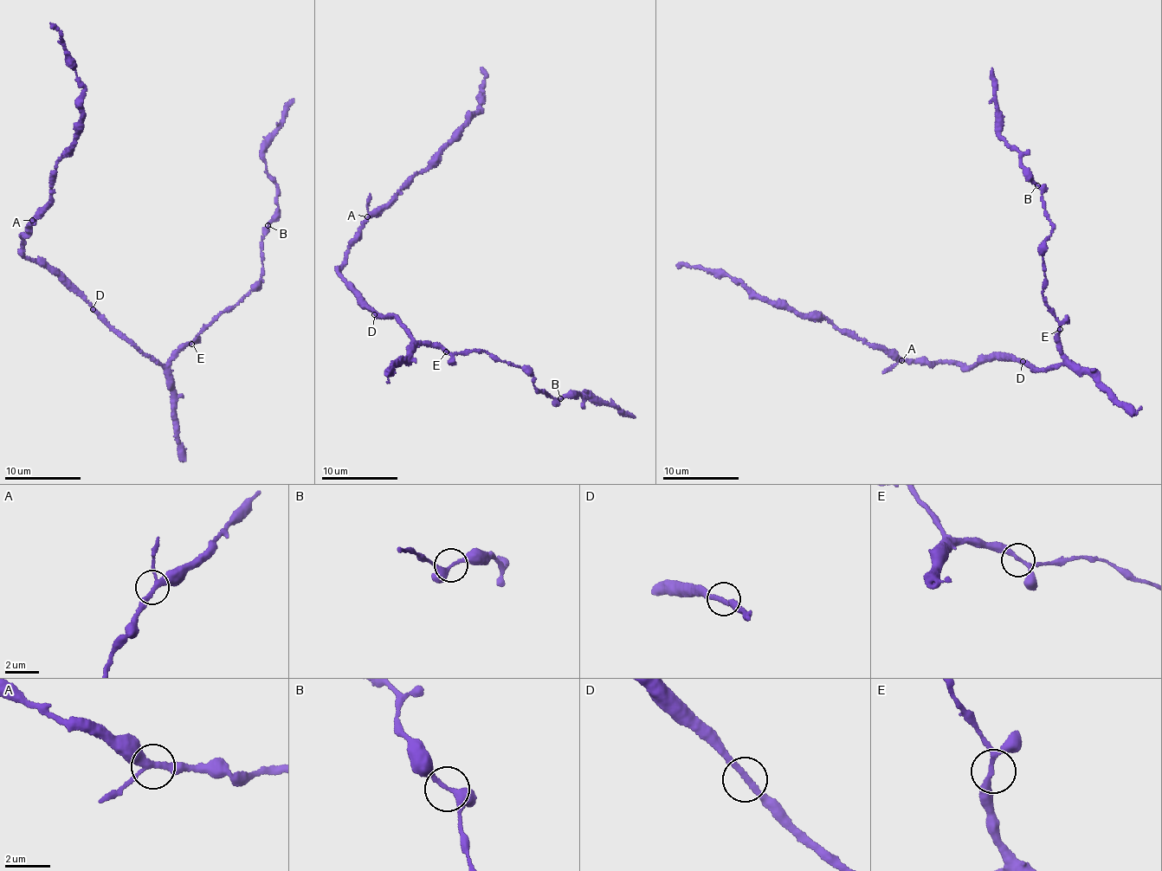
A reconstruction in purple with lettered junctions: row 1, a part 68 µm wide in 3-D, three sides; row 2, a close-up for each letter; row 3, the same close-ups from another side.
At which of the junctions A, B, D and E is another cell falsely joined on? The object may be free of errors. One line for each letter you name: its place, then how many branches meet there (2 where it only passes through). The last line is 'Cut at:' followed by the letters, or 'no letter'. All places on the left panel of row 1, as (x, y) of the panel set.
Cut at: no letter

